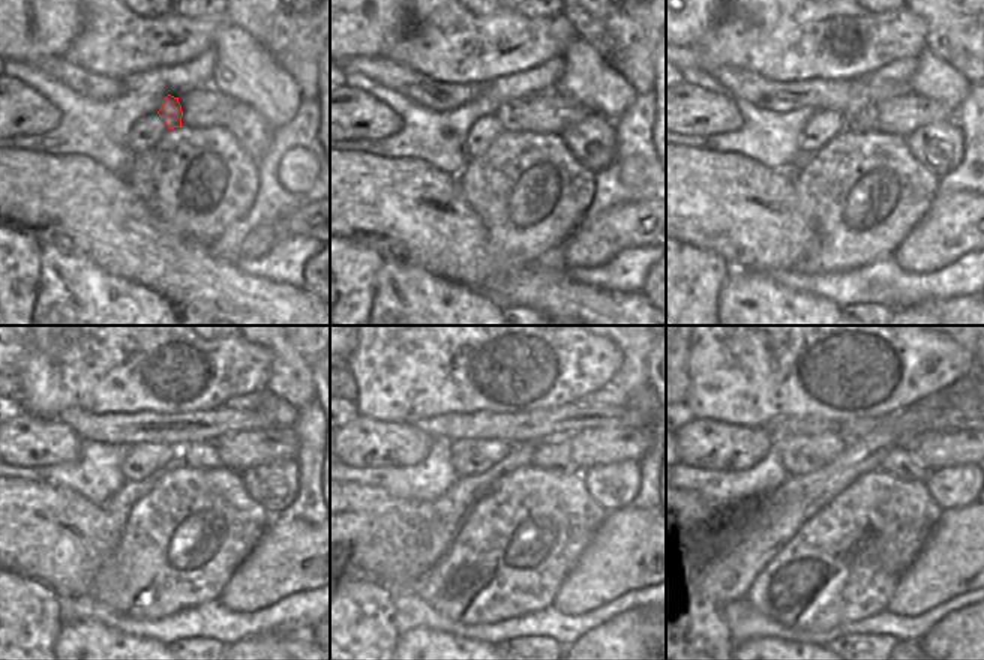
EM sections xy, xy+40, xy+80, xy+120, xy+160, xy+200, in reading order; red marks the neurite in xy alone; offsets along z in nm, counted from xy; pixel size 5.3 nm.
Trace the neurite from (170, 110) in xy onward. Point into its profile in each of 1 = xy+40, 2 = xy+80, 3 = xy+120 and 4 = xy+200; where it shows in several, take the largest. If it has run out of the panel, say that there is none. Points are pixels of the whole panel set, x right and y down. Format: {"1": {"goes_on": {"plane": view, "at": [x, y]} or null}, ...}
{"1": {"goes_on": {"plane": "xy+40", "at": [509, 113]}}, "2": {"goes_on": {"plane": "xy+80", "at": [864, 119]}}, "3": {"goes_on": {"plane": "xy+120", "at": [198, 455]}}, "4": {"goes_on": {"plane": "xy+200", "at": [899, 462]}}}

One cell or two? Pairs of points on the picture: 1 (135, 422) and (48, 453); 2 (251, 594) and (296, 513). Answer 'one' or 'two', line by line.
1: two
2: two

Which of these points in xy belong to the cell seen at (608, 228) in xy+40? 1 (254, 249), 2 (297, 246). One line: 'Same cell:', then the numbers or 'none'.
Same cell: 1

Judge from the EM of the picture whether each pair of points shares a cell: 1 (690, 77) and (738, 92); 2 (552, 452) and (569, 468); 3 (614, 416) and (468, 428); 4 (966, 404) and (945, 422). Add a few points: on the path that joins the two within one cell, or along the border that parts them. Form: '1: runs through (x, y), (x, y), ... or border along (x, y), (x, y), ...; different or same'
1: border along (689, 69), (698, 69), (710, 75), (726, 92); different
2: runs through (557, 456), (564, 464); same
3: runs through (578, 416), (552, 425), (504, 426); same
4: runs through (962, 408), (950, 417); same

